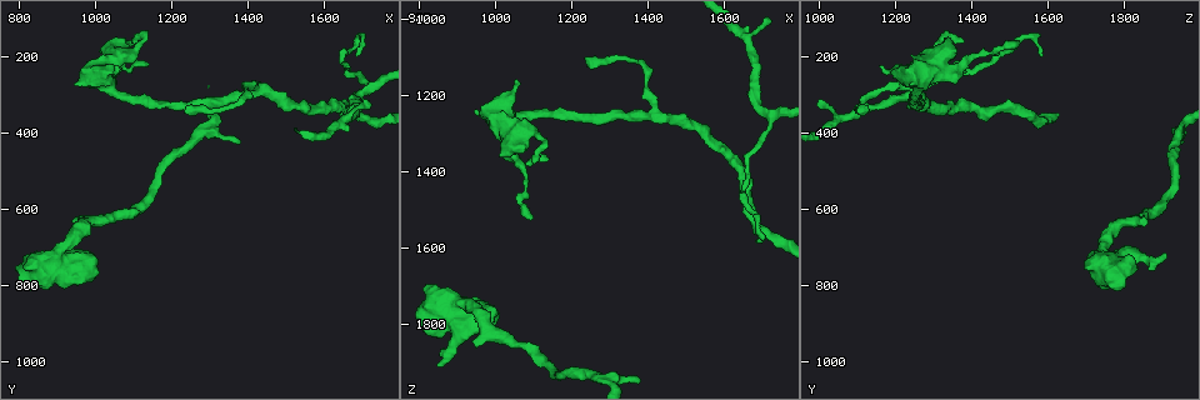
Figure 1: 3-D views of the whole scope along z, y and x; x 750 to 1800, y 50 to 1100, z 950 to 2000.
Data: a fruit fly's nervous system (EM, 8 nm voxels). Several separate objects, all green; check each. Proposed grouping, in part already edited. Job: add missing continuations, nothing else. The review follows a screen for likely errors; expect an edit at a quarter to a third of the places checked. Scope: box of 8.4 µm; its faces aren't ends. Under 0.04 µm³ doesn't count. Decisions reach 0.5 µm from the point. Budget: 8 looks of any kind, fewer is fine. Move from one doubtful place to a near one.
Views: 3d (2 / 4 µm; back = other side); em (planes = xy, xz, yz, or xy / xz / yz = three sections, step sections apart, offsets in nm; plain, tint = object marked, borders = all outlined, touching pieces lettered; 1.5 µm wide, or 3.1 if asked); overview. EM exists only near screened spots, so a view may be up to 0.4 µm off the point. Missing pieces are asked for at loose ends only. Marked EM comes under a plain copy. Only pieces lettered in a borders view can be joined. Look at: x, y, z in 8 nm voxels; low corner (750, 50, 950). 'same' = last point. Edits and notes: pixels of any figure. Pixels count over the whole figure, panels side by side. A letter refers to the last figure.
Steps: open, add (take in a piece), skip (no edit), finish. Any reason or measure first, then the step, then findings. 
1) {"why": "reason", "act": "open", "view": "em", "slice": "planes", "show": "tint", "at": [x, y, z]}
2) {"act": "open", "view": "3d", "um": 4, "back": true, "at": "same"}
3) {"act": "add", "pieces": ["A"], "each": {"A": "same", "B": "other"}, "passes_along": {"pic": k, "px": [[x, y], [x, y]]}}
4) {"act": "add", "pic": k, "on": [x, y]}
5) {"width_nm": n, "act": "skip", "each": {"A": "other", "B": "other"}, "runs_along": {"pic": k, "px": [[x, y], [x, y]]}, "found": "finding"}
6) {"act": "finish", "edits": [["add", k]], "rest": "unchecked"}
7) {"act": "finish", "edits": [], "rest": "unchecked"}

{"why": "branch stops here", "act": "open", "view": "3d", "um": 4, "at": [1060, 215, 1160]}

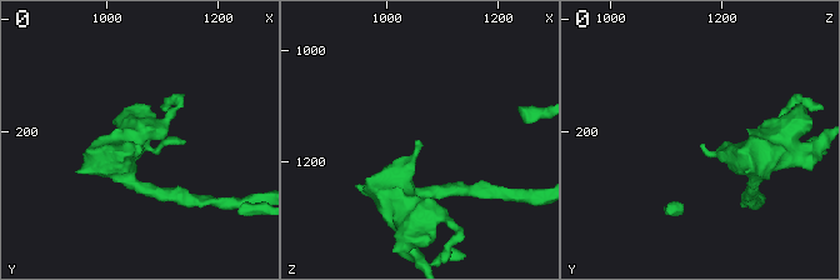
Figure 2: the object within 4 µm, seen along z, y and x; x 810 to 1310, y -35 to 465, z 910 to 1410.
{"act": "open", "view": "em", "slice": "yz", "step": 4, "show": "tint", "at": [1055, 220, 1165]}

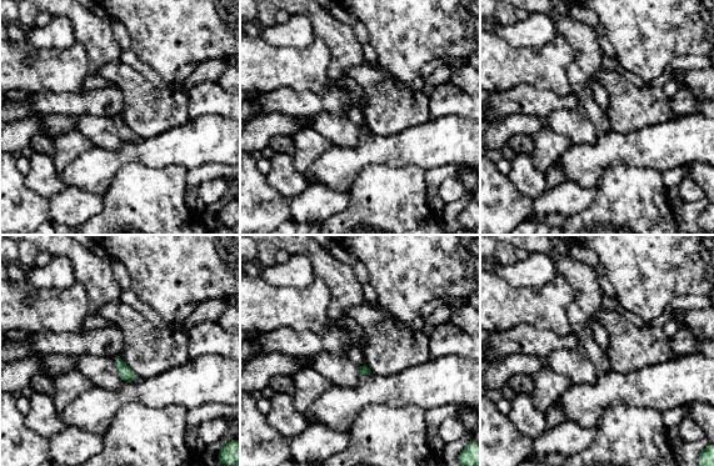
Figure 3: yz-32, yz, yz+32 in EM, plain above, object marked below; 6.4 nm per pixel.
{"why": "cut it another way", "act": "open", "view": "em", "slice": "planes", "show": "borders", "at": "same"}

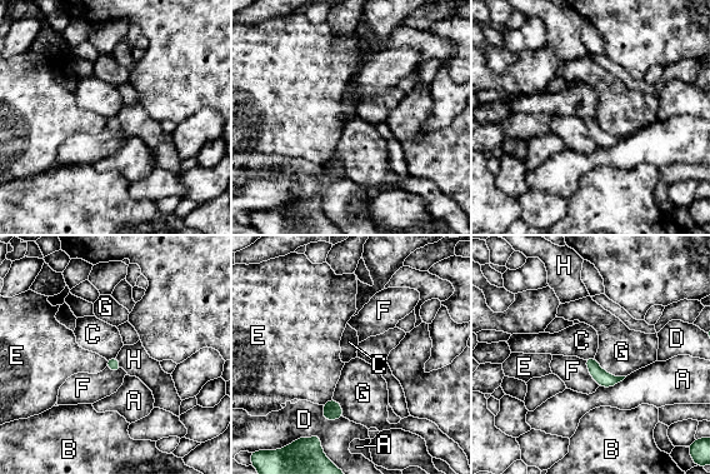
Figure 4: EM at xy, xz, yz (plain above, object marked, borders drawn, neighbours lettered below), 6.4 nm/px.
{"act": "skip", "each": {"A": "other", "B": "other", "C": "other", "D": "other", "E": "other", "F": "other", "G": "other", "H": "other"}, "found": "none of them fits"}

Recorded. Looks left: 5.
{"why": "an open end", "act": "open", "view": "em", "slice": "xz", "step": 8, "show": "tint", "at": [1105, 165, 1525]}

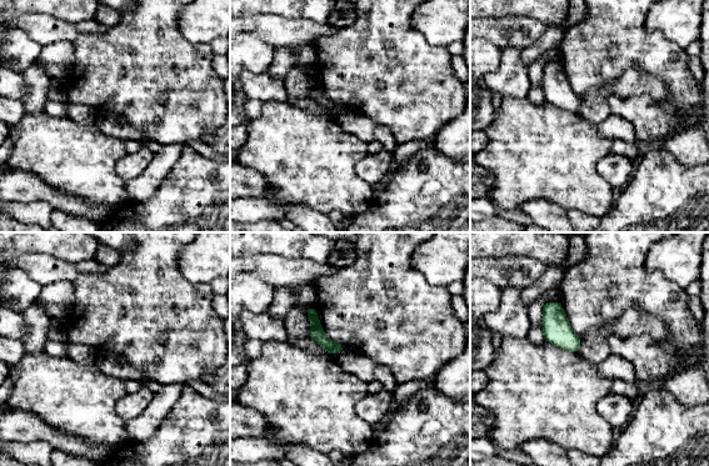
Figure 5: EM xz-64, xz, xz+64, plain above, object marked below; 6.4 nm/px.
{"act": "open", "view": "em", "slice": "planes", "show": "borders", "at": "same"}

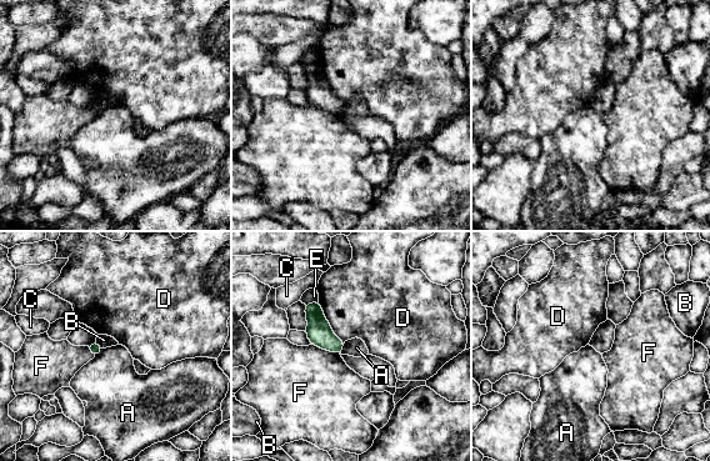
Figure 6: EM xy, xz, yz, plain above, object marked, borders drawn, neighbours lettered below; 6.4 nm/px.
{"act": "skip", "each": {"A": "other", "B": "other", "C": "other", "D": "other", "E": "other", "F": "other"}, "found": "none of them fits"}

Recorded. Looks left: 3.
{"why": "branch stops here", "act": "open", "view": "3d", "um": 4, "at": [845, 725, 1910]}

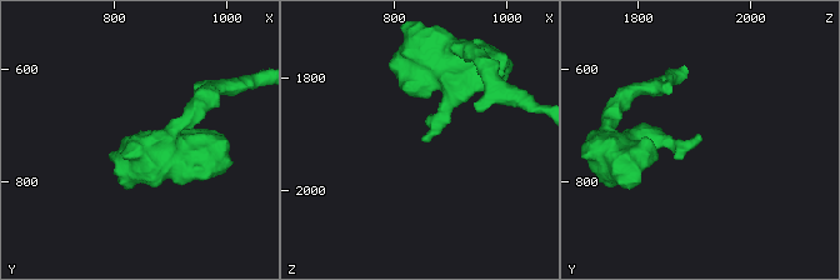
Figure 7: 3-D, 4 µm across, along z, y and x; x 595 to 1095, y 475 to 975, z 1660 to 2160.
{"act": "open", "view": "em", "slice": "xy", "step": 4, "show": "tint", "at": [850, 725, 1910]}

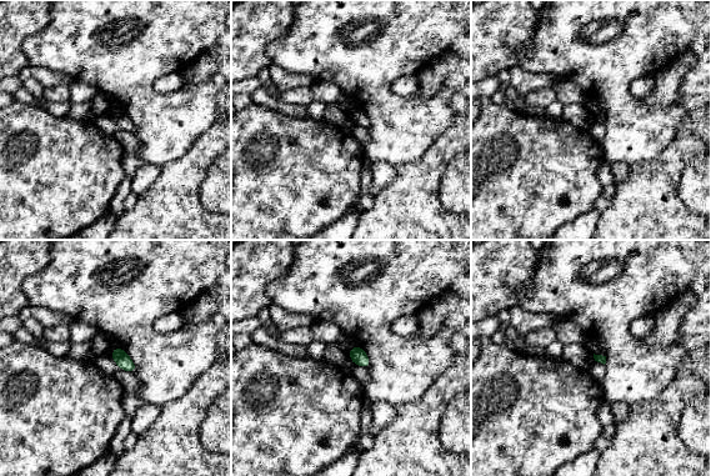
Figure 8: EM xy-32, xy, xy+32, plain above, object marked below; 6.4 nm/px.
{"act": "open", "view": "em", "slice": "planes", "show": "borders", "at": "same"}

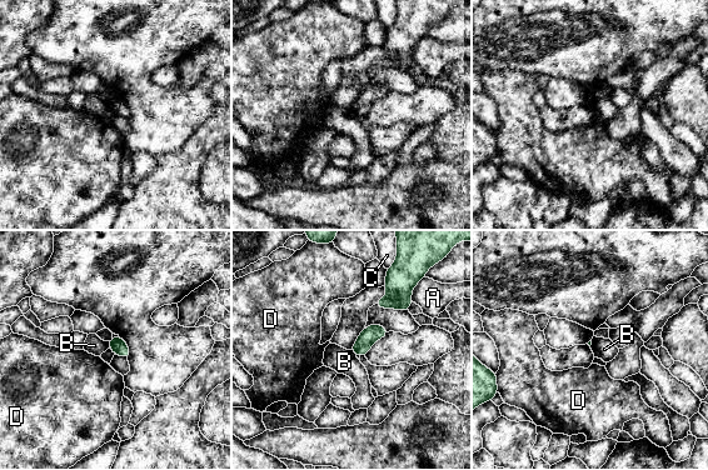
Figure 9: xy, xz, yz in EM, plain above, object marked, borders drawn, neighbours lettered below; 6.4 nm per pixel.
{"act": "skip", "each": {"A": "other", "B": "other", "C": "other", "D": "other"}, "border": {"pic": 9, "px": [[108, 341], [110, 348]]}, "found": "none of them fits"}

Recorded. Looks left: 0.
{"act": "finish", "edits": [], "rest": "unchecked"}

